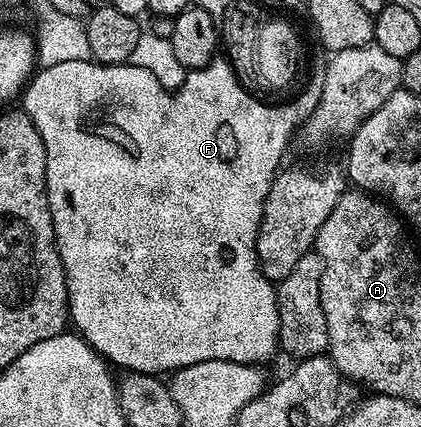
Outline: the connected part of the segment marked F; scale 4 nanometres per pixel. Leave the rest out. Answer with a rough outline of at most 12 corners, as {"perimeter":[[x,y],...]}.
{"perimeter":[[41,67],[69,317],[114,368],[278,354],[263,205],[316,98]]}

